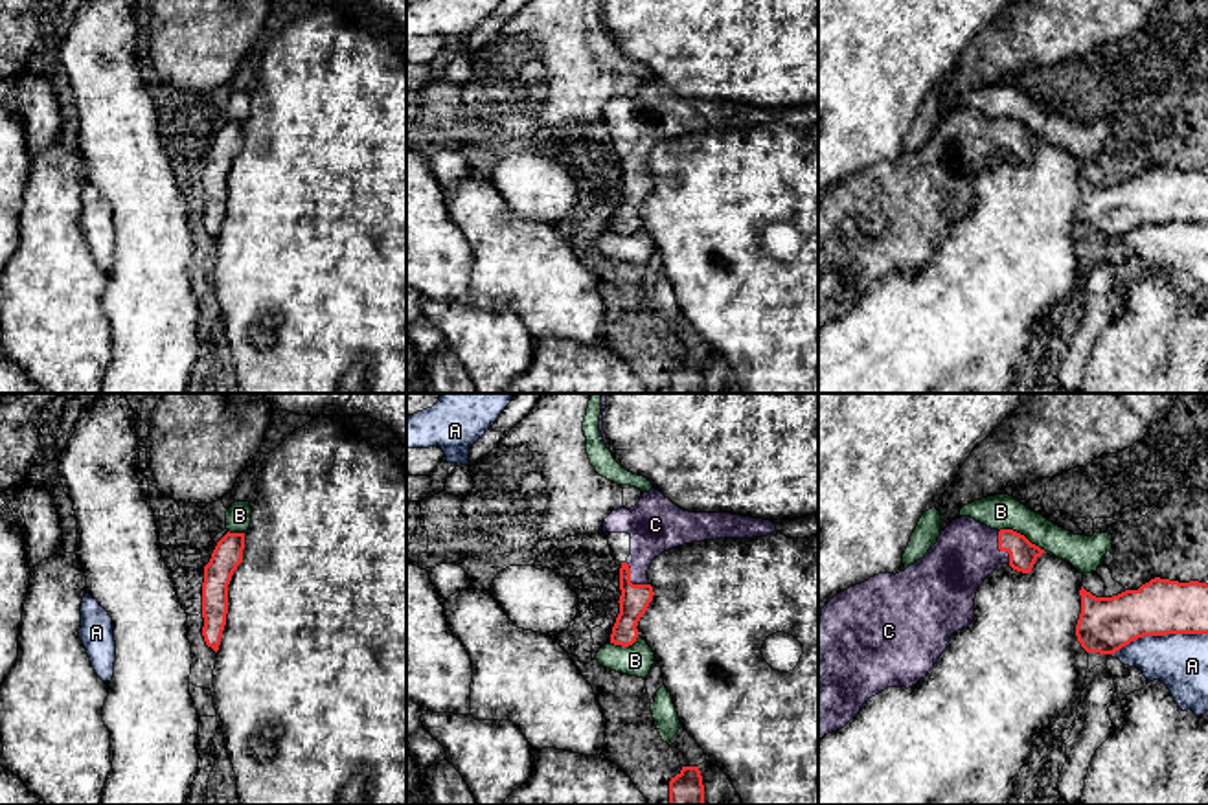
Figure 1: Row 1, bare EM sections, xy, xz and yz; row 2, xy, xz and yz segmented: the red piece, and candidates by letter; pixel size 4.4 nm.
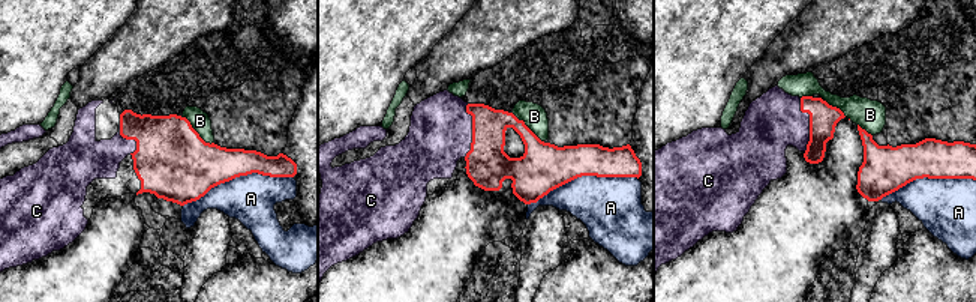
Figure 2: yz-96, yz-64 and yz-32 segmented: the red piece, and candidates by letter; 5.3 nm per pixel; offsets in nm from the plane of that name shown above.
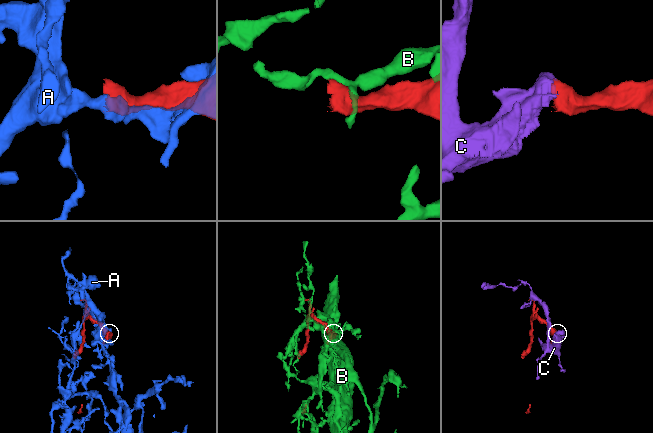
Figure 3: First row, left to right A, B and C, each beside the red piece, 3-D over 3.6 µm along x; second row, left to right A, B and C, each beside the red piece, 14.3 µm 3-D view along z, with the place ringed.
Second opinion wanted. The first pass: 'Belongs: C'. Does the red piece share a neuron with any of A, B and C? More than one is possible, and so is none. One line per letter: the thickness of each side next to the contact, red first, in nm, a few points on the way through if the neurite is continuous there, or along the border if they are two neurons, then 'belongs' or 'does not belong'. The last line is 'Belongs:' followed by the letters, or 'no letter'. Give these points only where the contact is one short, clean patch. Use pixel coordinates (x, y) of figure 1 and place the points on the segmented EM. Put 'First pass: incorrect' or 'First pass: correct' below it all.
A: calibres 240 and 240 nm; does not belong
B: calibres 120 and 160 nm; does not belong
C: calibres 130 and 220 nm; way xz (635, 600), (629, 579), (653, 528); belongs
Belongs: C
First pass: correct

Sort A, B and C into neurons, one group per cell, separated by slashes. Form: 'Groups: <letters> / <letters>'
Groups: A / B / C

